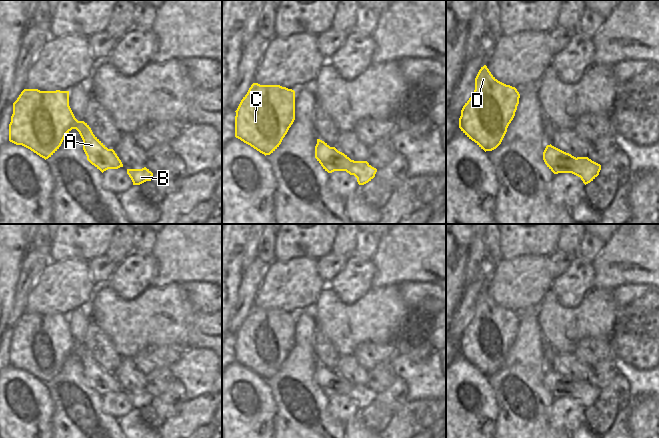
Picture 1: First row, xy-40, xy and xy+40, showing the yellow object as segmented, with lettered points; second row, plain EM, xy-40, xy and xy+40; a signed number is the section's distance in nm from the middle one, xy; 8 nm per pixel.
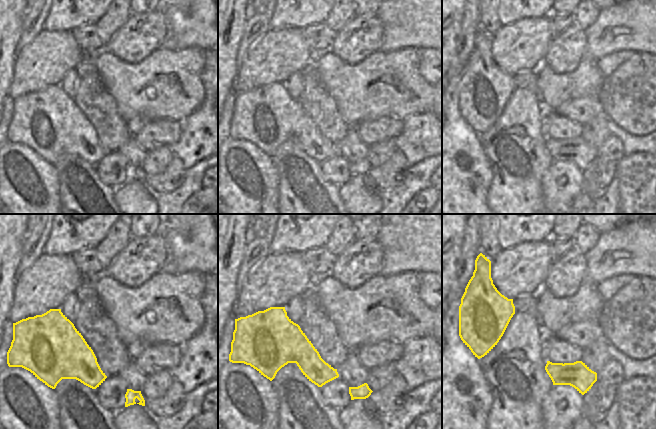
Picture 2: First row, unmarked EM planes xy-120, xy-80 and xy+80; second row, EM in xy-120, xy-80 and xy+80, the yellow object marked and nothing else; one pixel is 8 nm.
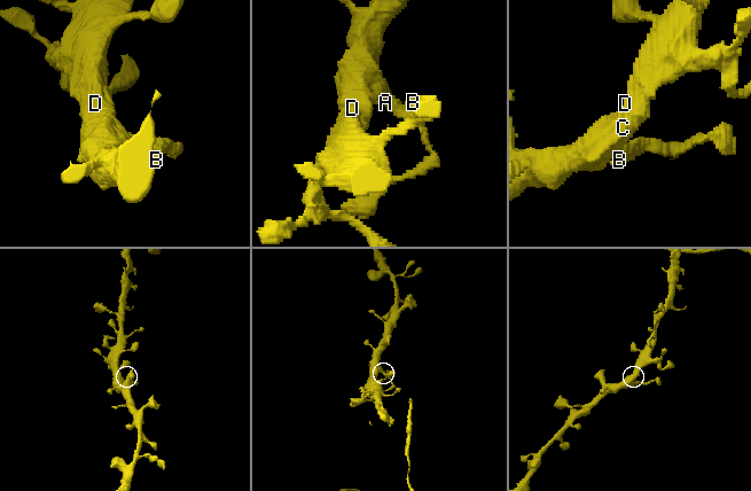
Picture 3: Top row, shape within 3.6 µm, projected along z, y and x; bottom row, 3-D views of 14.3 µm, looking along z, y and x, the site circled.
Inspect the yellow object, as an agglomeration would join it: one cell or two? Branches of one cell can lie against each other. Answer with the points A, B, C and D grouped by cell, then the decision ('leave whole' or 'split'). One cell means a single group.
groups A C D / B; split

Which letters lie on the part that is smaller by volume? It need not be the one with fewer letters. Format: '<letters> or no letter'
B.

